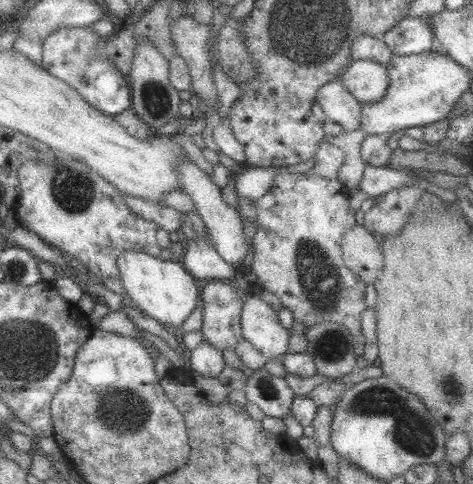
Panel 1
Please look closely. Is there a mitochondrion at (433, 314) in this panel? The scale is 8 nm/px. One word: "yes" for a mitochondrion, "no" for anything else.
no

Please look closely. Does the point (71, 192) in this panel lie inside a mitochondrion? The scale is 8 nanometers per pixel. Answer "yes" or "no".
yes

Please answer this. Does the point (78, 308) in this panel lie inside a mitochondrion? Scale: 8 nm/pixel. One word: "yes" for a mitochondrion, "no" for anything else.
no

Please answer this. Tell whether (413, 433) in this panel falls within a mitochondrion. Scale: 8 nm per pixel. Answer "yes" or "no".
yes

